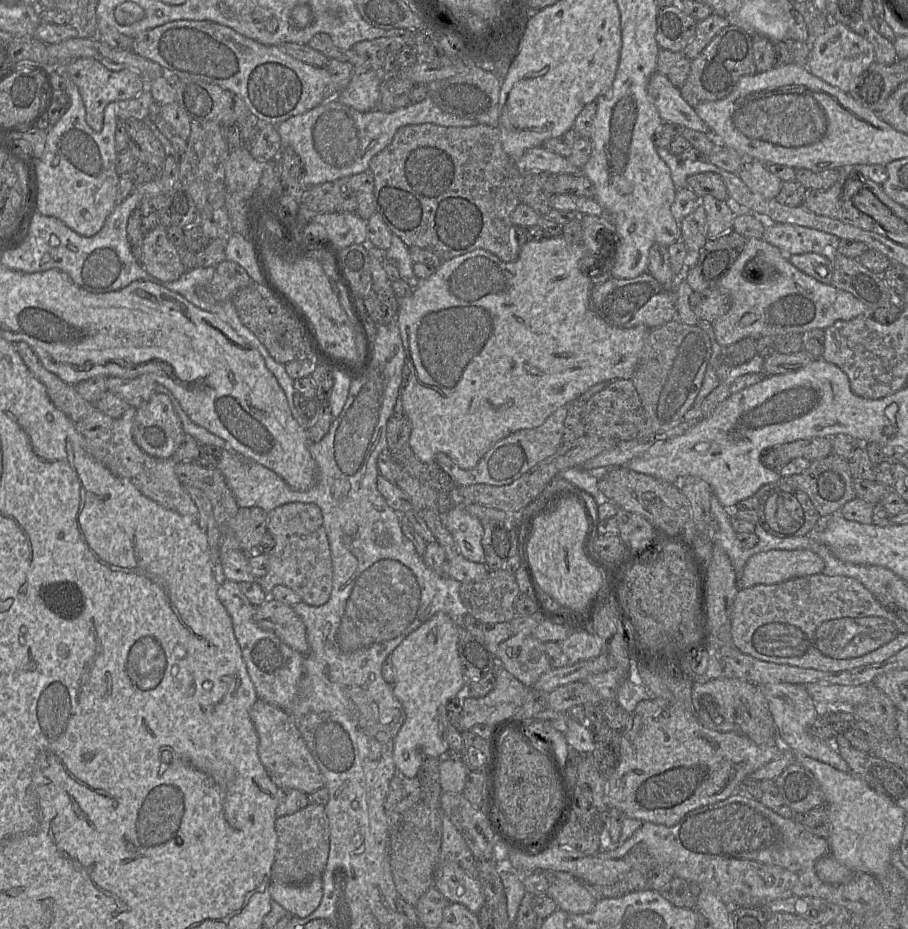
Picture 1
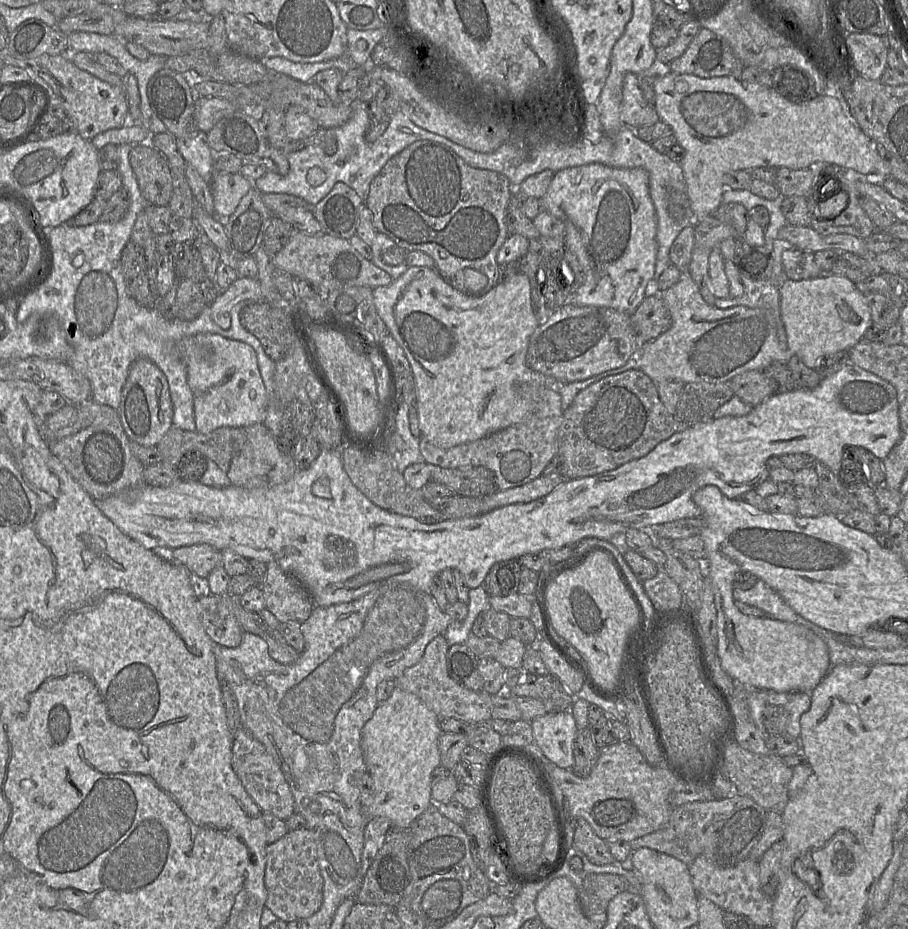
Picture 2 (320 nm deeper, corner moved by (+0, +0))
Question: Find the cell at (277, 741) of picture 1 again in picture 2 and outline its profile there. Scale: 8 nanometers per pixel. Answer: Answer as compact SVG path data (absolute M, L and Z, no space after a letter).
M242 726L236 732L232 744L232 768L245 791L262 812L270 813L283 821L295 812L294 797L279 764L268 754L263 744Z

